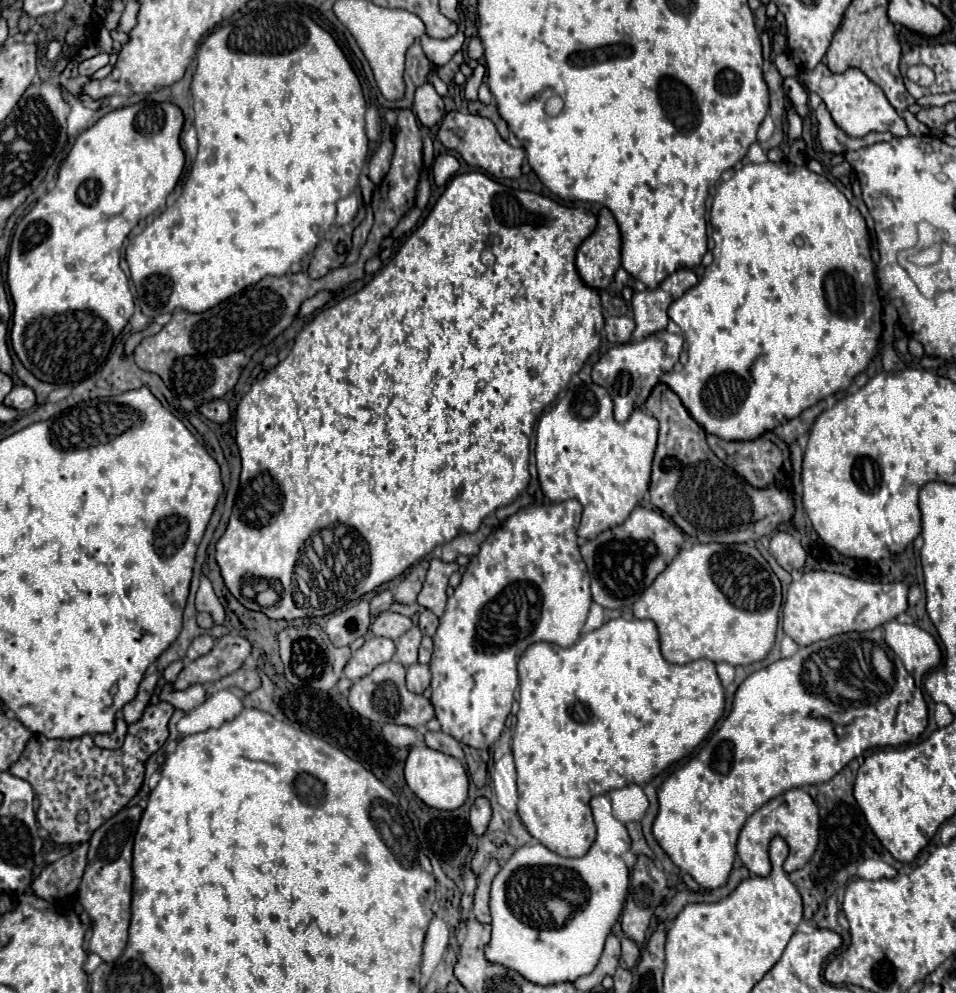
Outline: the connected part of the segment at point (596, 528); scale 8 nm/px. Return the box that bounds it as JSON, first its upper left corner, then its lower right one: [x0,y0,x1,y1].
[534,383,658,539]

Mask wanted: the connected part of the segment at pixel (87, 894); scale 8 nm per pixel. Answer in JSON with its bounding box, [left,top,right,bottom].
[78,805,142,961]

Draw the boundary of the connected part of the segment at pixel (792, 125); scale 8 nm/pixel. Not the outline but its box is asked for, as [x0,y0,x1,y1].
[788,113,802,143]

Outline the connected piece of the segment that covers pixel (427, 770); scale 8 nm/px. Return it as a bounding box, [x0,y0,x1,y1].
[404,745,468,811]

